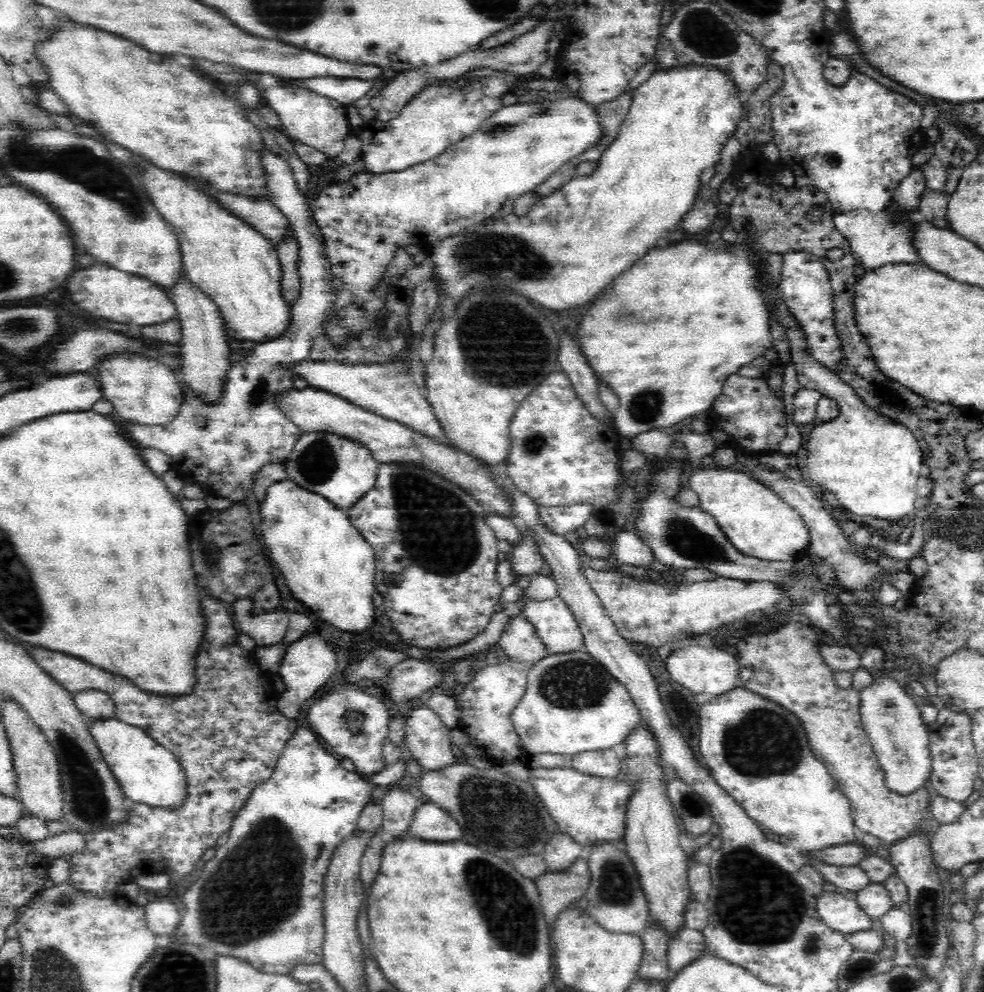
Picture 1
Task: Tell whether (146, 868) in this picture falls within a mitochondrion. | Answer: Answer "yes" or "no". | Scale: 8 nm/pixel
no

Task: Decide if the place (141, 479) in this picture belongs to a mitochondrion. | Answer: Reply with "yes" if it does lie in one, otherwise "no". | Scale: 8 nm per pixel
no

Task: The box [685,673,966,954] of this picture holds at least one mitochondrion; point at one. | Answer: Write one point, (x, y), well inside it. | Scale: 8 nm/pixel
(755, 902)

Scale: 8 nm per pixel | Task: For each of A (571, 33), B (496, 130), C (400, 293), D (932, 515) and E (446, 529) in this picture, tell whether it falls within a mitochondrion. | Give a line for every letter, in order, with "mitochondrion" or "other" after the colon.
A: other
B: mitochondrion
C: mitochondrion
D: other
E: mitochondrion

